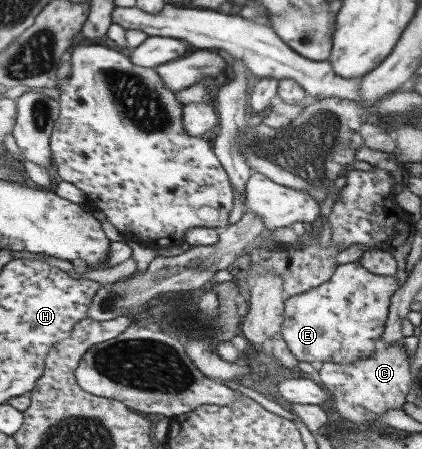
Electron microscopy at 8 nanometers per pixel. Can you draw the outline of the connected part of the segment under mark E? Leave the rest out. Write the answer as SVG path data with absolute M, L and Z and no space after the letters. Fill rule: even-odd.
M359 261L337 264L332 278L319 287L287 297L284 300L283 321L280 333L287 348L297 361L309 362L315 366L322 362L351 363L371 355L382 342L384 324L388 318L389 297L398 287L394 276L379 276L369 272Z

